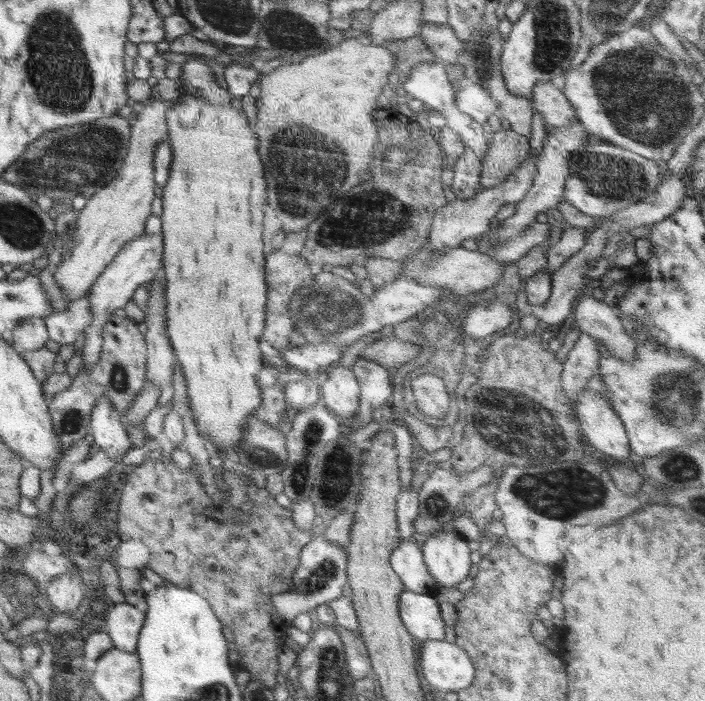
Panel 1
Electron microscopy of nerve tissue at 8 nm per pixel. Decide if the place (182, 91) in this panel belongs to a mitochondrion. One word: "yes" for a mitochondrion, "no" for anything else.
no

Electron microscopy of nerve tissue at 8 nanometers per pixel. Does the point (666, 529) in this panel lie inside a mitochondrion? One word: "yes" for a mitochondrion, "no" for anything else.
no

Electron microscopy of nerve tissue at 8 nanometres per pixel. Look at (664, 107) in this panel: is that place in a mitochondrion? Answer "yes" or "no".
yes

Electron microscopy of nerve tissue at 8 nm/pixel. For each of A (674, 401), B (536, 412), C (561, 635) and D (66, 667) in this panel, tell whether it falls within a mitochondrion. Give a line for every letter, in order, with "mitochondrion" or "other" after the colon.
A: mitochondrion
B: mitochondrion
C: other
D: other

